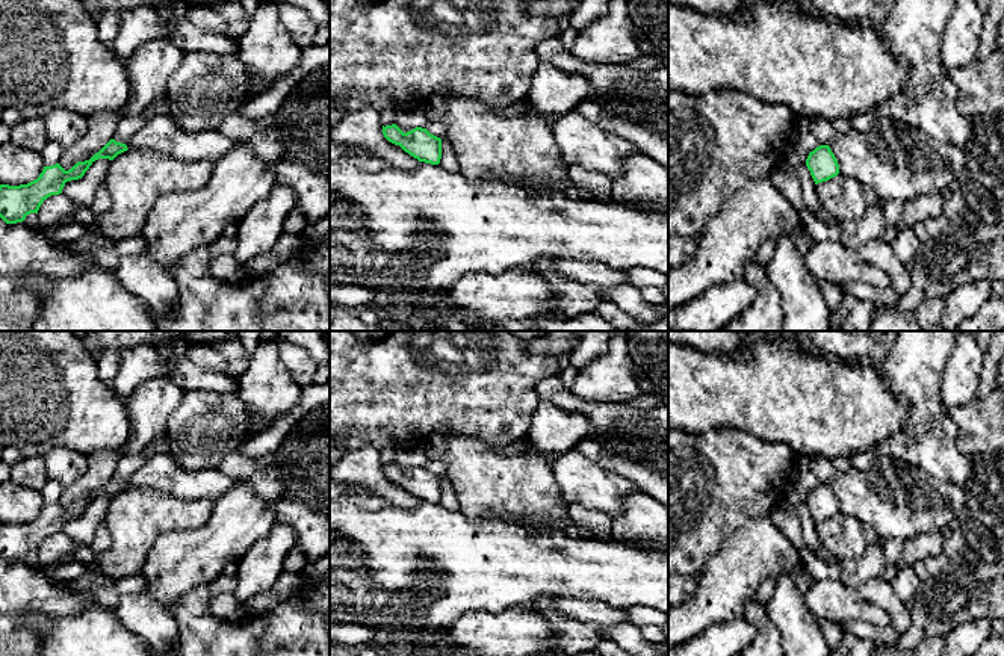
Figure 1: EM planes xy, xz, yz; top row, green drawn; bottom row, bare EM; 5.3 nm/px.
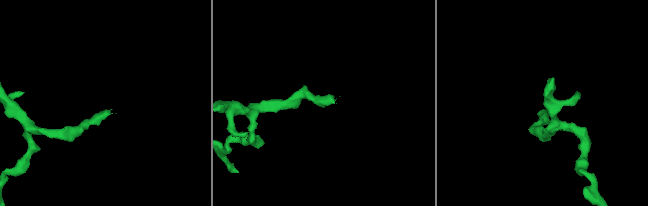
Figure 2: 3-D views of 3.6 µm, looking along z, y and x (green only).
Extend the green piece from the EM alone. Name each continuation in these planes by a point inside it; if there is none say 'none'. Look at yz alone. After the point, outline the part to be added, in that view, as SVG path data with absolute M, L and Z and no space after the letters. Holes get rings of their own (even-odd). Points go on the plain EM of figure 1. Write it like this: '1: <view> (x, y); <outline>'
none

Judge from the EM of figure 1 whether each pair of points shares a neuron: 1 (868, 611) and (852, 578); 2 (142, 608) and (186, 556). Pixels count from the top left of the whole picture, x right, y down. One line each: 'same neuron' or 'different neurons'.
1: different neurons
2: different neurons

